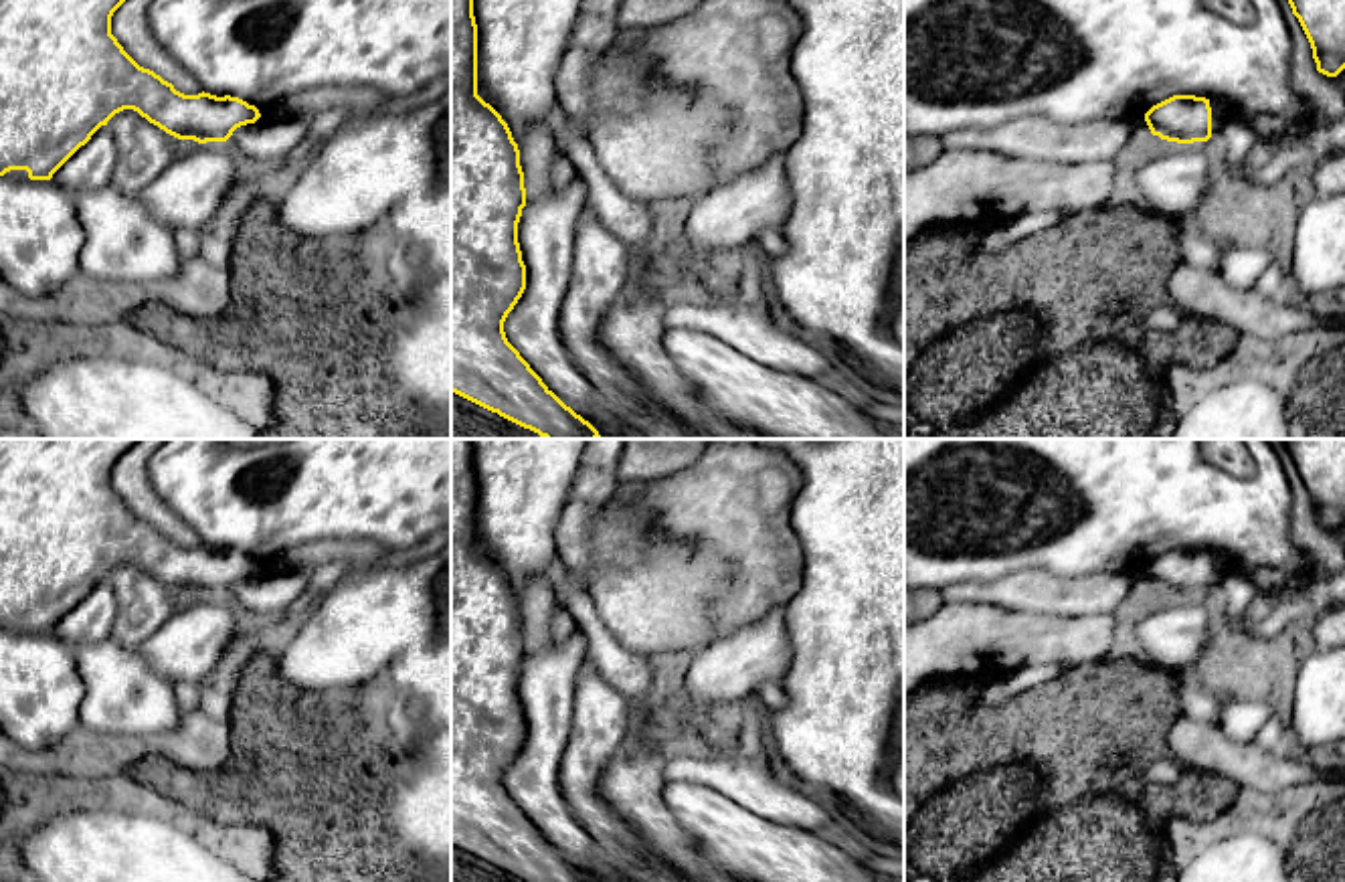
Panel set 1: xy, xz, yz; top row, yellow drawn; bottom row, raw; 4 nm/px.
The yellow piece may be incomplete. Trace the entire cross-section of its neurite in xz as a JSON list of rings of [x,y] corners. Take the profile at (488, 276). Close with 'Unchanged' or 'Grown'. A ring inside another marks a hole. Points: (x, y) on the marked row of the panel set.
[[[451,0],[451,392],[544,439],[599,439],[508,342],[504,322],[526,289],[518,223],[526,206],[520,150],[502,115],[477,95],[473,0]]]. Unchanged

